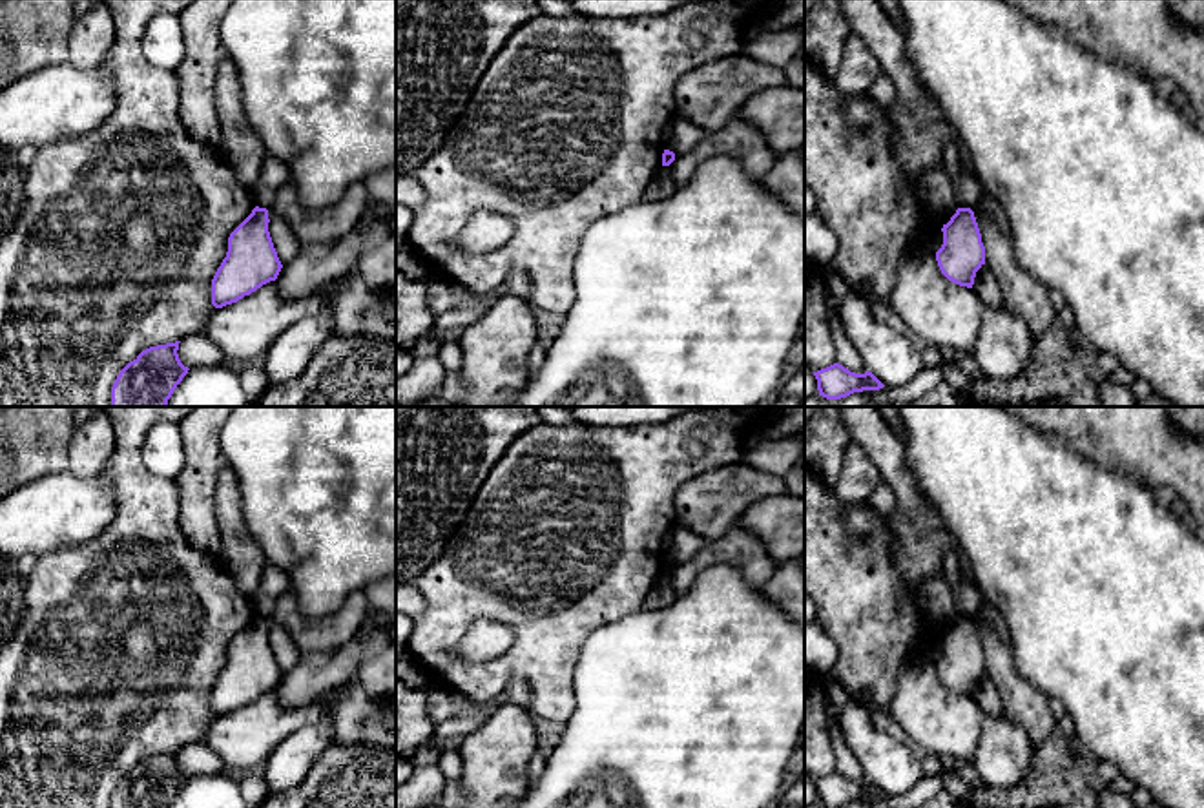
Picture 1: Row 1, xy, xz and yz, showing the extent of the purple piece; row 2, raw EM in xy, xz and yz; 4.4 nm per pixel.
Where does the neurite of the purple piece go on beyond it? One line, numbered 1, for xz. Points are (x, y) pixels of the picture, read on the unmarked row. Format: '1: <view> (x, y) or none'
1: none

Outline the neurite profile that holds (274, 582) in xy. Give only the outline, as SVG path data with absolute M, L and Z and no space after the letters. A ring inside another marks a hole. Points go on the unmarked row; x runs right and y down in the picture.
M265 562L259 587L252 596L255 615L270 618L277 598L288 589L290 576L283 569Z

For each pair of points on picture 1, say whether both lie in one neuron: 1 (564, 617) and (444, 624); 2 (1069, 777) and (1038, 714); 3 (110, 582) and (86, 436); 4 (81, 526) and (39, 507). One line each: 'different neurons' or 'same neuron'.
1: same neuron
2: different neurons
3: different neurons
4: same neuron

